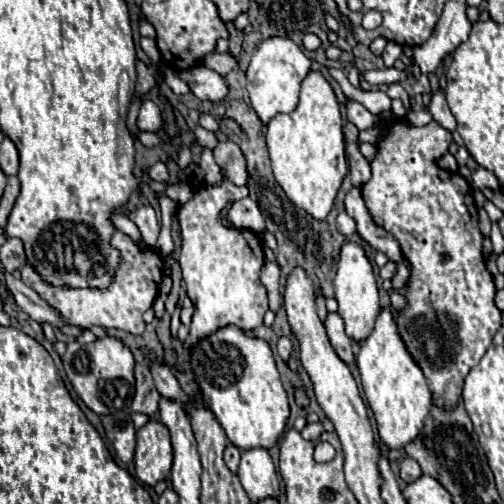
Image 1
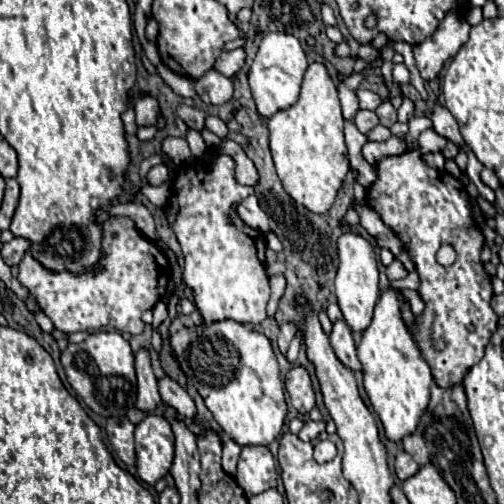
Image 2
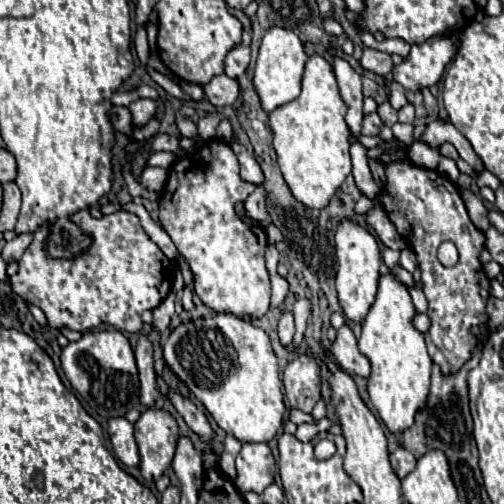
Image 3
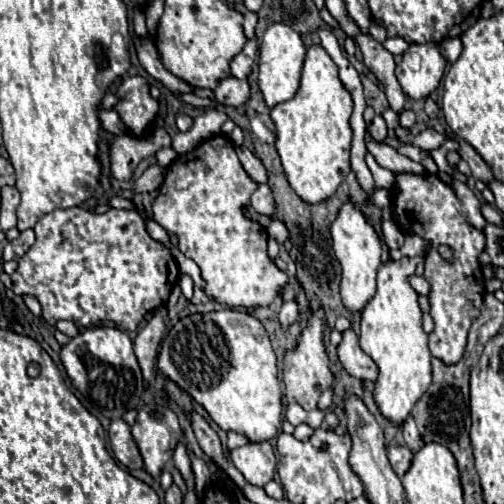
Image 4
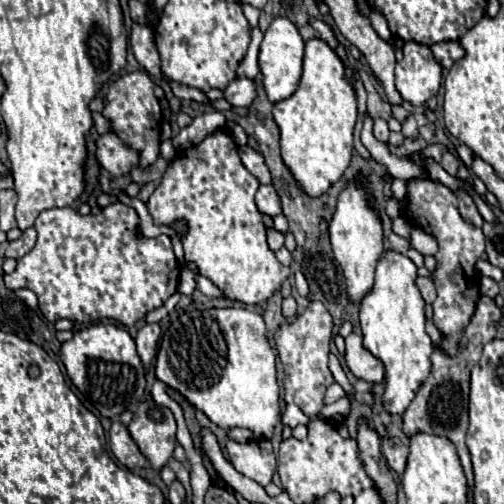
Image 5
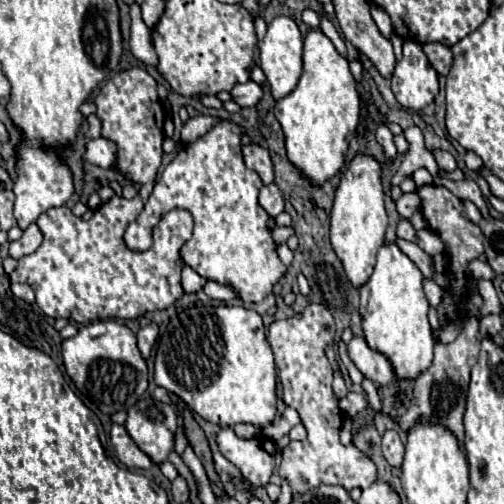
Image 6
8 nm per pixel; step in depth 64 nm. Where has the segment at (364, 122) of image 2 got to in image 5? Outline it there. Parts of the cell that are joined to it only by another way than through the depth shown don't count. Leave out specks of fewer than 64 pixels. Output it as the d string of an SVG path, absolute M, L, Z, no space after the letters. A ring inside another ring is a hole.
M374 120L374 136L376 136L376 140L380 140L380 142L388 142L388 138L390 138L390 130L388 130L388 124L386 124L386 120Z

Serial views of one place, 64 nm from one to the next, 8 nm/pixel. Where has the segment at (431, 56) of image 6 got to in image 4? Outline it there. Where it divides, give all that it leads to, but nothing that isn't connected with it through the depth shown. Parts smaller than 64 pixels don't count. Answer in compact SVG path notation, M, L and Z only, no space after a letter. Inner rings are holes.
M448 38L448 40L442 40L442 42L438 44L438 48L440 48L442 56L446 58L446 62L452 64L452 62L456 62L456 60L460 58L462 42L460 42L460 38Z

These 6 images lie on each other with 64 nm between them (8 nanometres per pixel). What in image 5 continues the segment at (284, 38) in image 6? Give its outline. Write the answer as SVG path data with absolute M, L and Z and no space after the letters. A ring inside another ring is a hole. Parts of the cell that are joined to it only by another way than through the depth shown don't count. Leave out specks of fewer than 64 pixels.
M288 18L272 20L260 44L260 56L258 56L260 72L264 78L264 88L270 102L280 102L298 88L298 80L302 74L302 56L304 56L304 40L298 28Z

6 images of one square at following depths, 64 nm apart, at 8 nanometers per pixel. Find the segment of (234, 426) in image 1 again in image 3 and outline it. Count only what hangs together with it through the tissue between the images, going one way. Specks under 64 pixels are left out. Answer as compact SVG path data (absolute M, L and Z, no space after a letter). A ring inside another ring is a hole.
M222 312L182 322L162 346L162 356L224 432L242 442L268 442L282 428L284 402L278 360L266 332L250 320Z

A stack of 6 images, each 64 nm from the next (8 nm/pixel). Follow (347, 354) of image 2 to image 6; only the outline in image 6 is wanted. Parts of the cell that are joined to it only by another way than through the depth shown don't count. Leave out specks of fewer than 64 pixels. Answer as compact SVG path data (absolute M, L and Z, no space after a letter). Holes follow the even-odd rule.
M352 338L352 342L348 344L348 354L350 360L356 364L356 368L372 382L380 386L396 382L396 372L392 372L390 360L384 354L368 348L364 338Z

